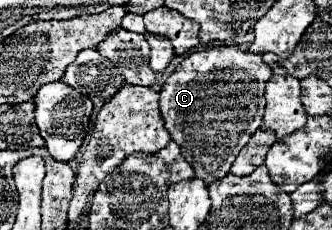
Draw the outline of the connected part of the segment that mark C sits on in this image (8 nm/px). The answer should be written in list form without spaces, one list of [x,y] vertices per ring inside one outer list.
[[[208,47],[202,51],[188,53],[176,69],[170,73],[168,81],[160,89],[160,113],[166,125],[166,131],[180,145],[184,159],[196,171],[196,177],[206,185],[222,179],[230,173],[230,167],[240,153],[240,149],[248,143],[250,135],[260,127],[260,119],[264,115],[264,87],[272,77],[270,67],[262,61],[260,55],[242,51],[240,47]]]

